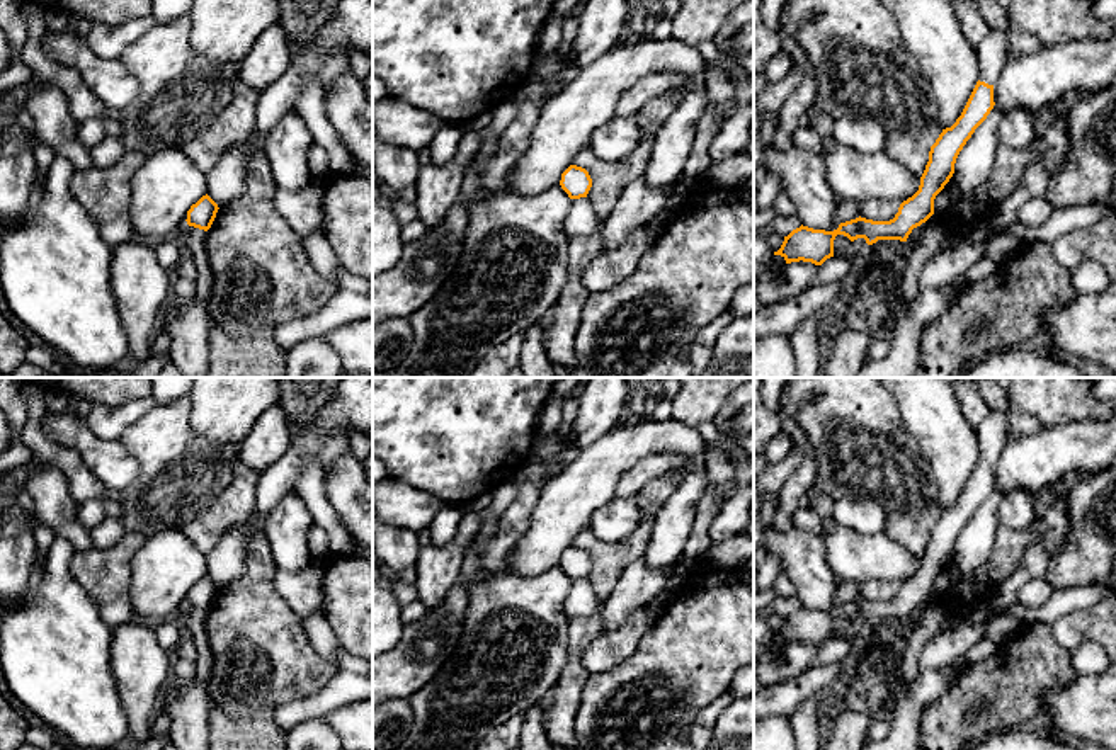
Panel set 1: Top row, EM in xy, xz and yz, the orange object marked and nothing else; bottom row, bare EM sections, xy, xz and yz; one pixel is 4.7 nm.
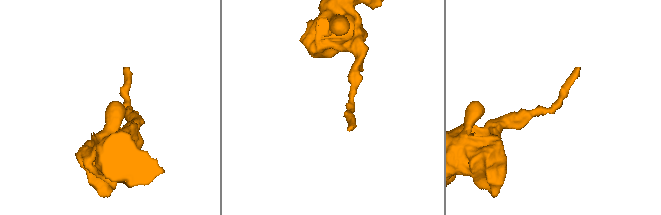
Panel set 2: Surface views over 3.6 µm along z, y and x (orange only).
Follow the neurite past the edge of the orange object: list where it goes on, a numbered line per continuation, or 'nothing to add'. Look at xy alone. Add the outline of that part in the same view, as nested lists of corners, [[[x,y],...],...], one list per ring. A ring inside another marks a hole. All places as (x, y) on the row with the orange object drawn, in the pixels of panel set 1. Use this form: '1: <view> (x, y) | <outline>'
nothing to add

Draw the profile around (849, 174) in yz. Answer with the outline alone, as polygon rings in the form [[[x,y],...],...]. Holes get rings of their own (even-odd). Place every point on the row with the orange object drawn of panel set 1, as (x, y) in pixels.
[[[830,141],[822,160],[827,185],[839,201],[891,199],[903,202],[920,185],[920,177],[888,156],[885,150],[859,153]]]

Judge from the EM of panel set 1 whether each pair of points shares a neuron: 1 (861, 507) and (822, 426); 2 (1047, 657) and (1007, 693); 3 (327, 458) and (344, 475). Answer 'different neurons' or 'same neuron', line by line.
1: different neurons
2: same neuron
3: different neurons

